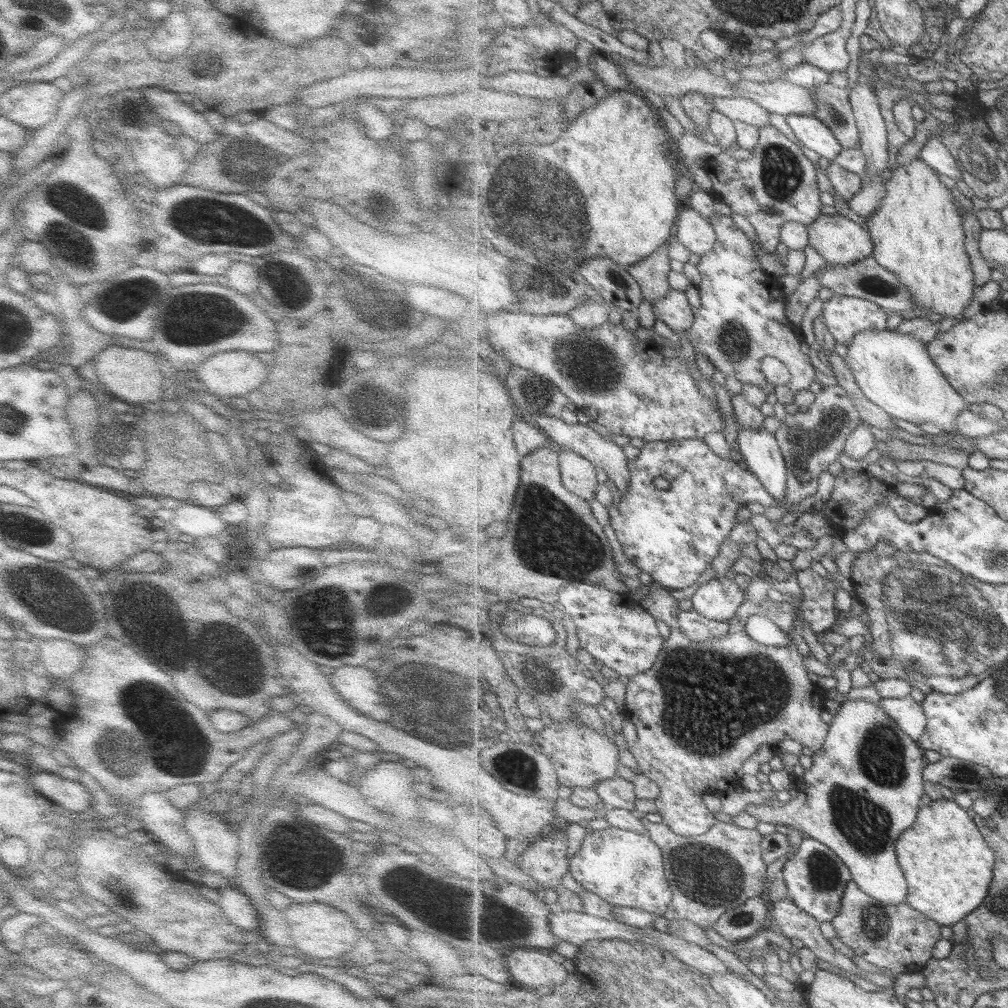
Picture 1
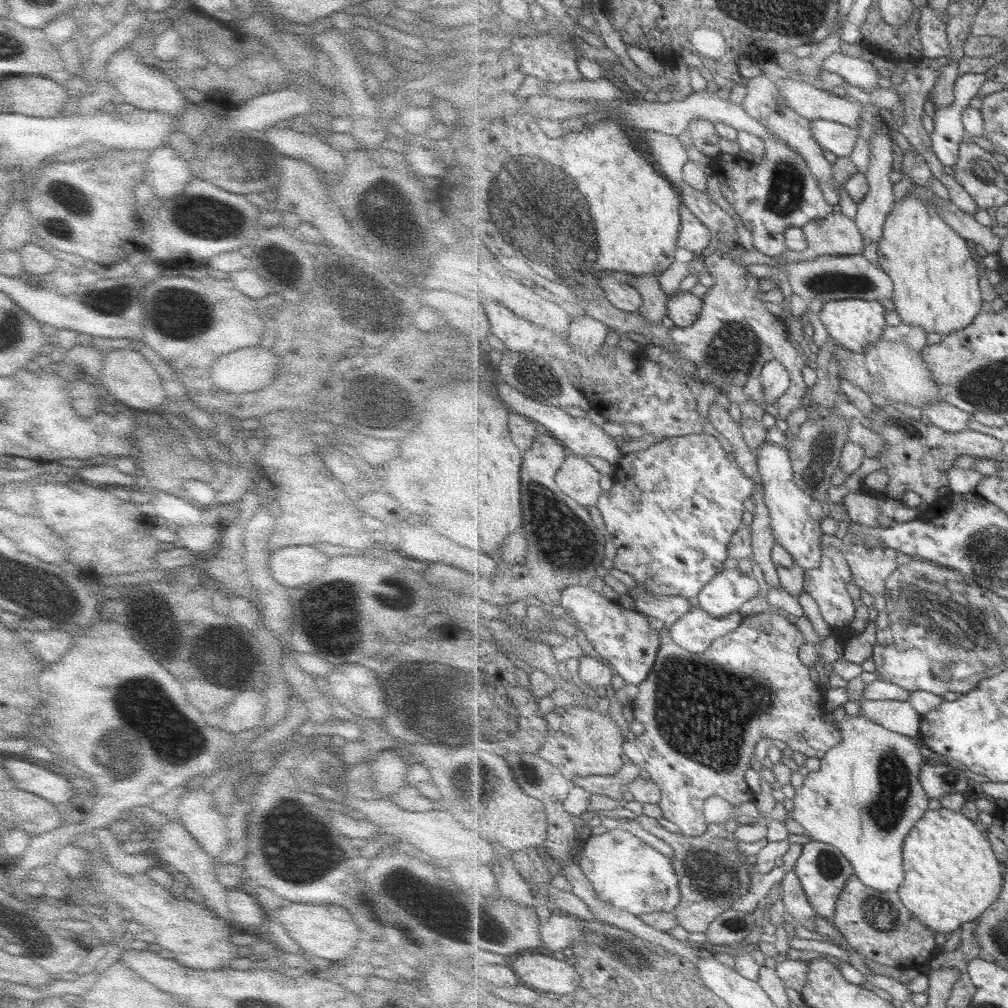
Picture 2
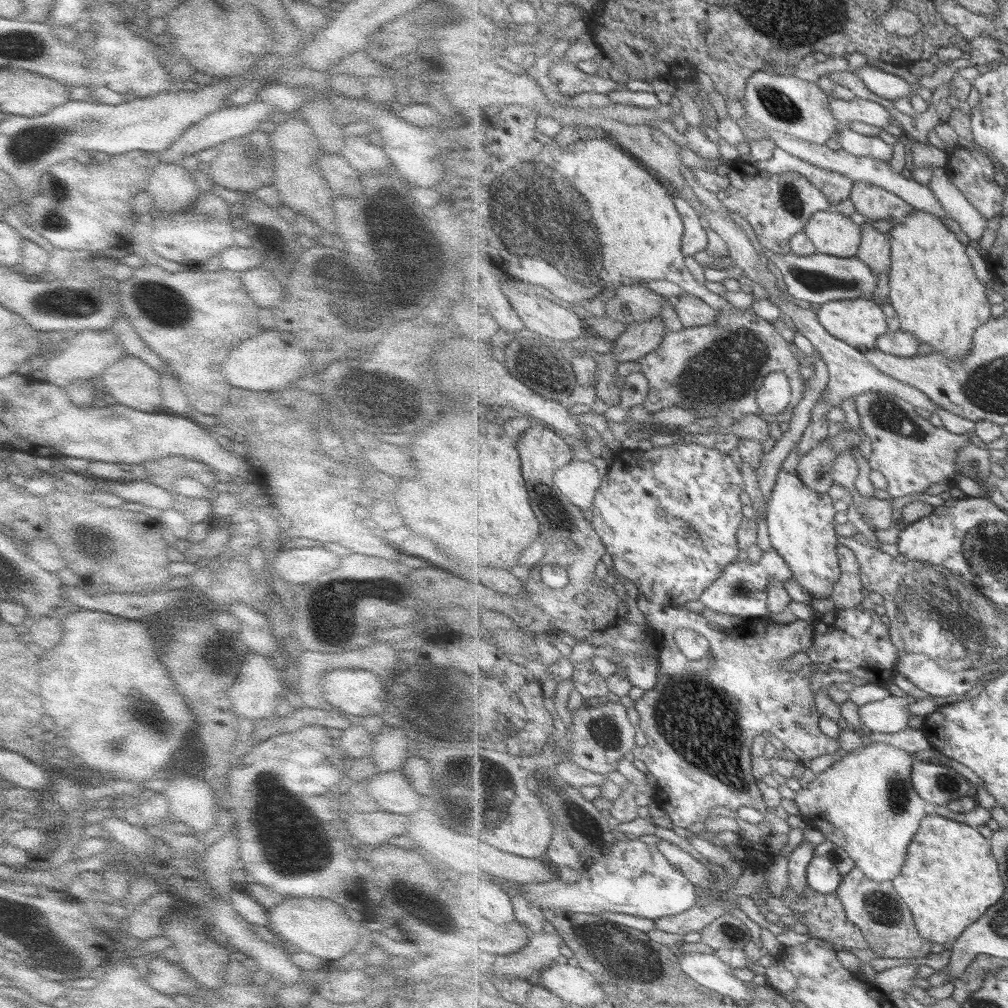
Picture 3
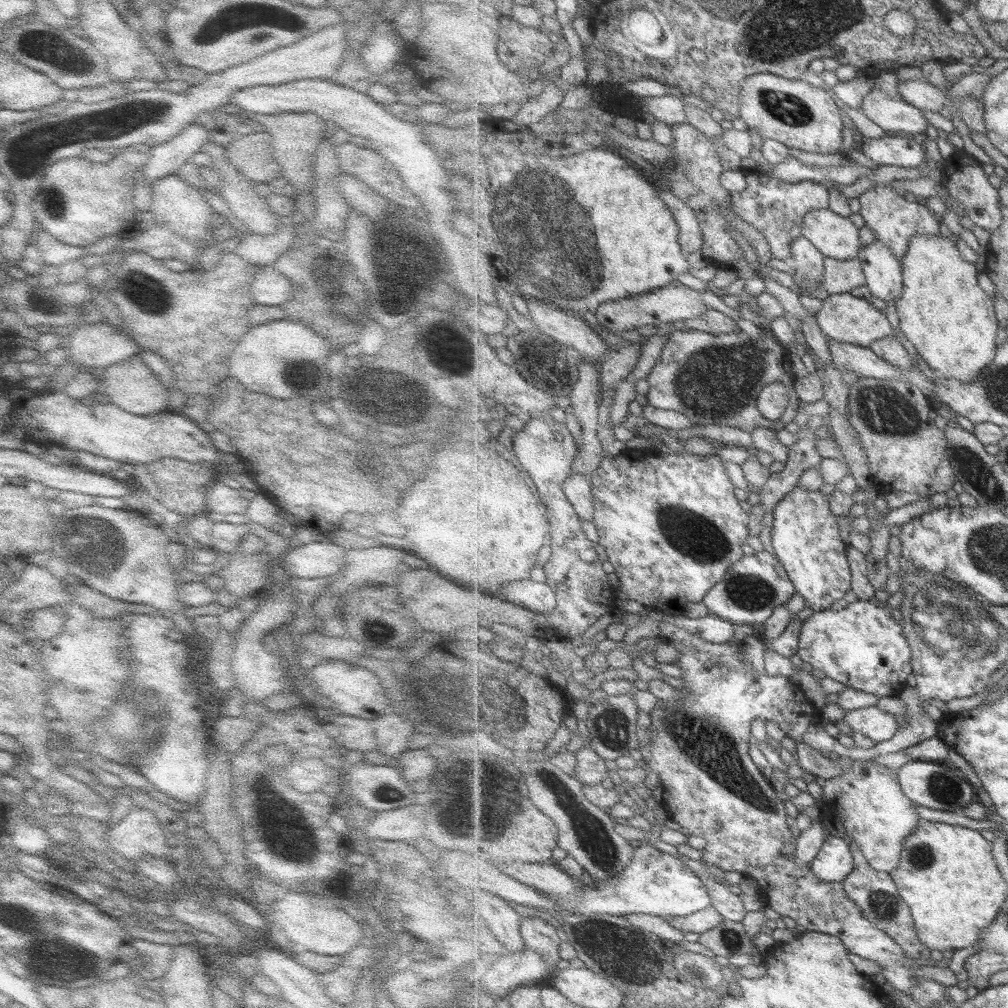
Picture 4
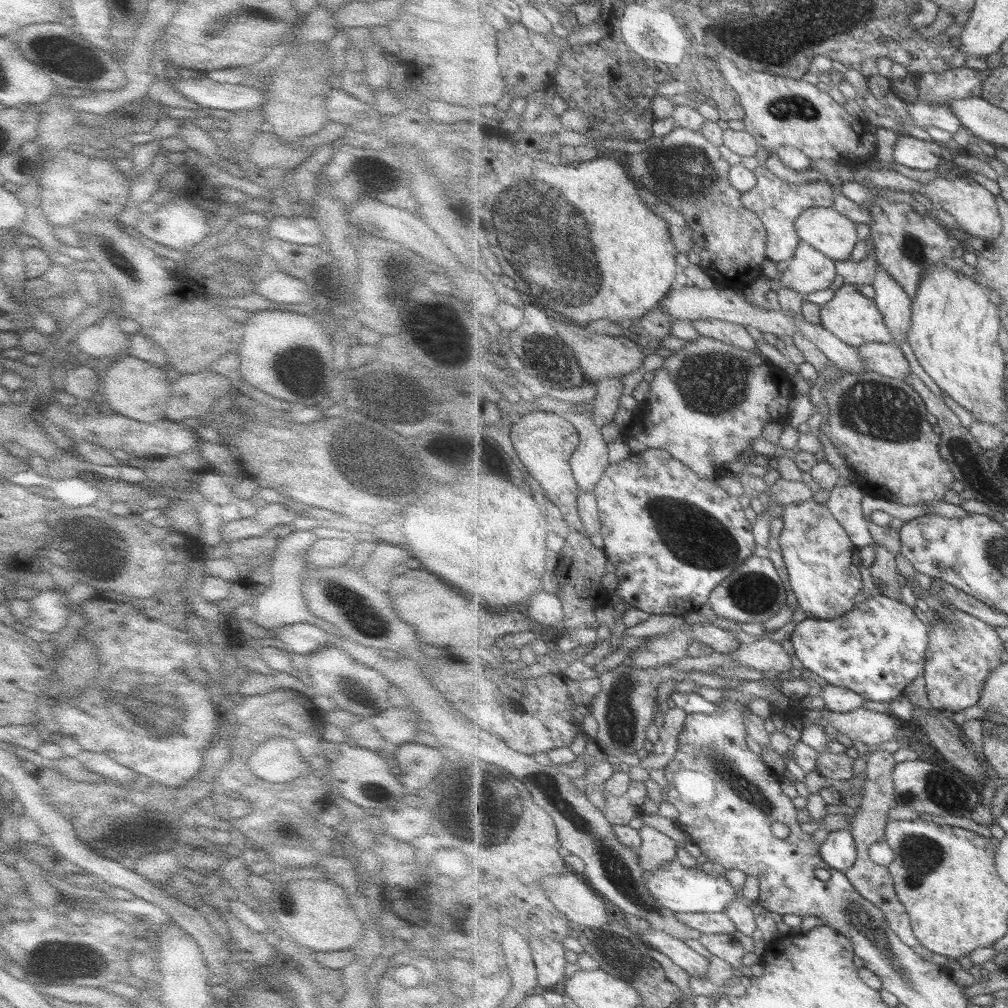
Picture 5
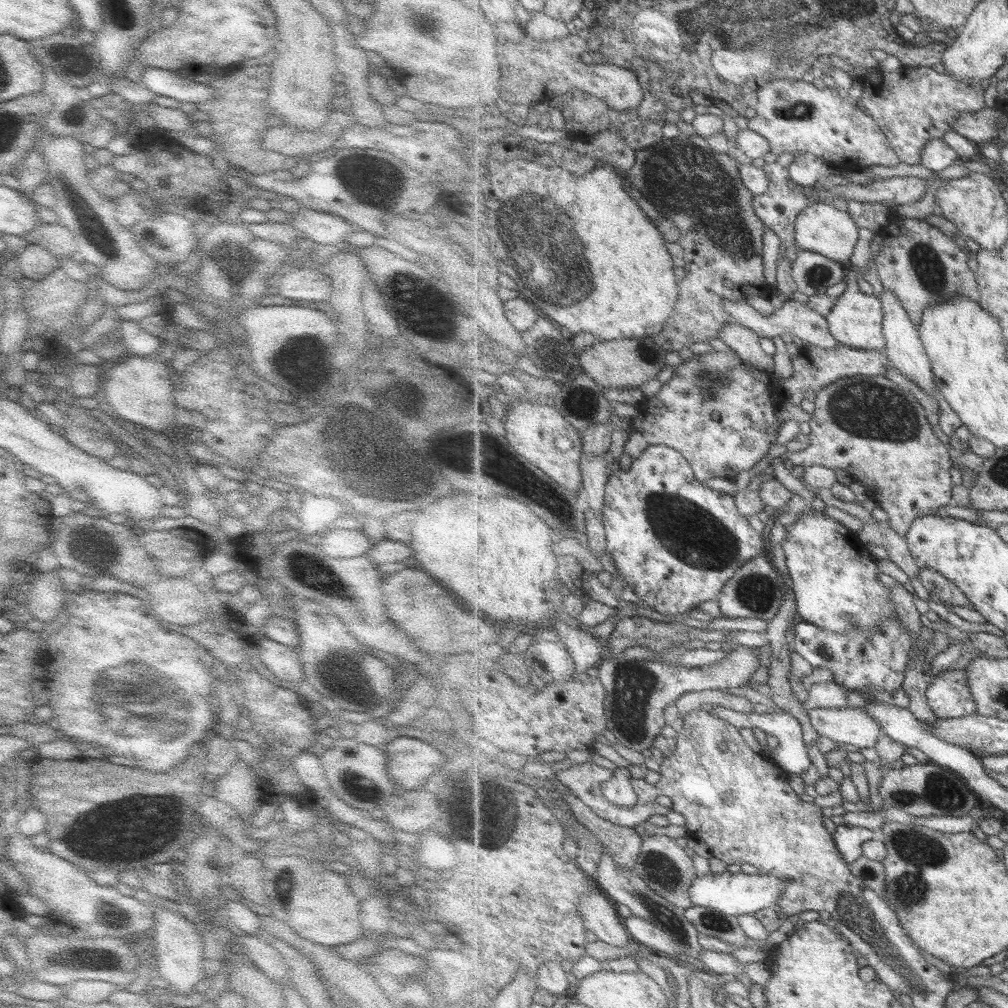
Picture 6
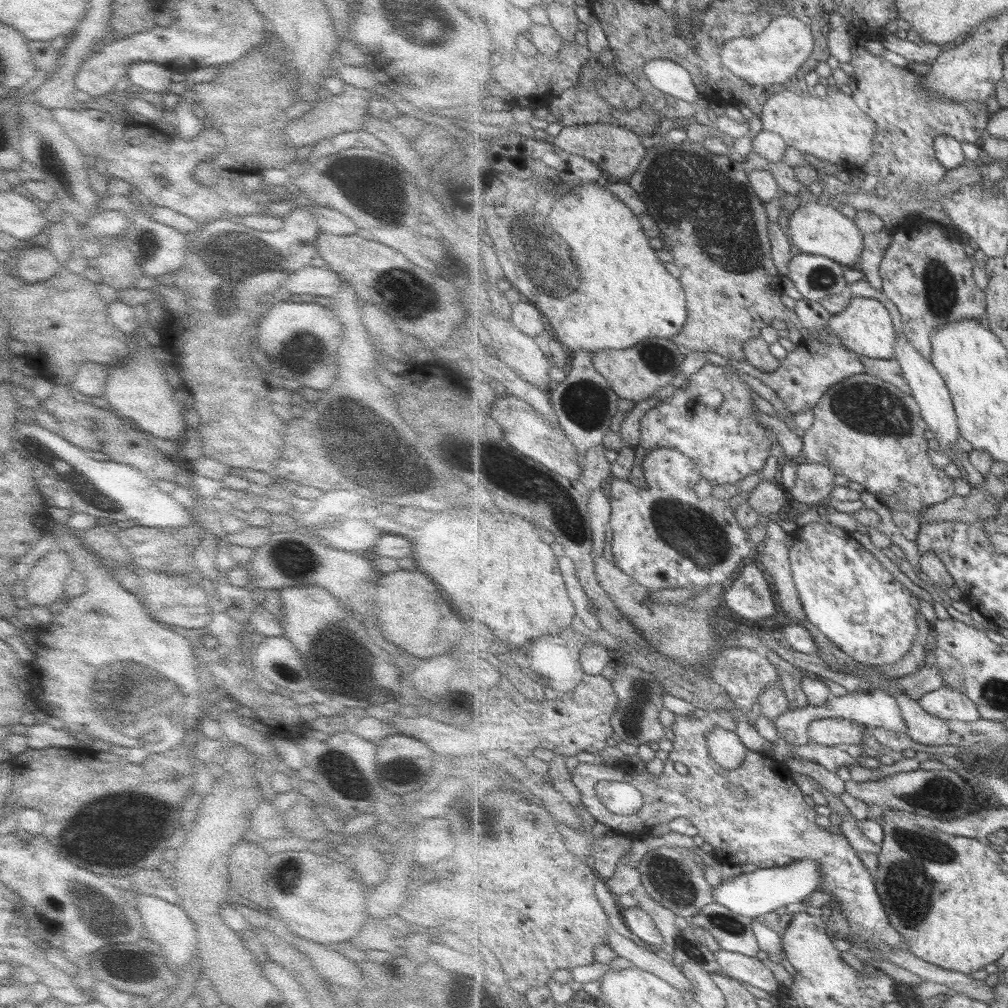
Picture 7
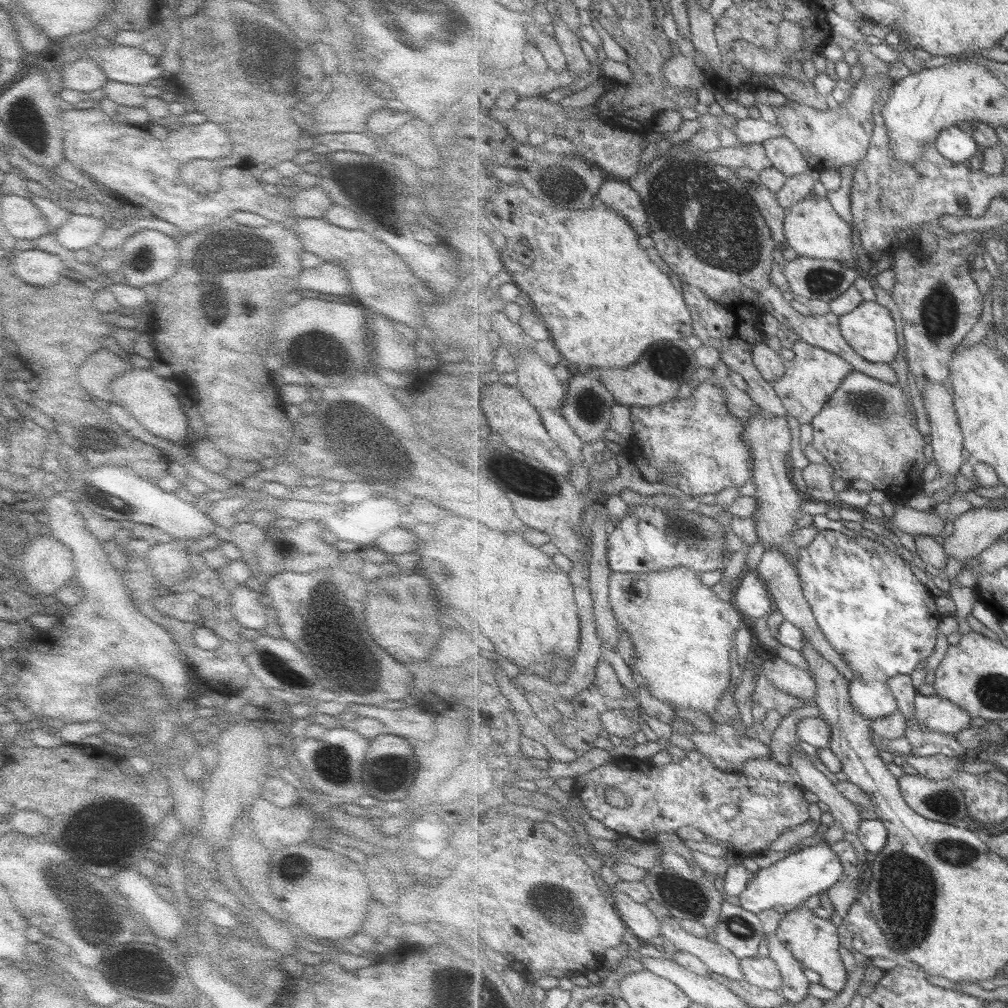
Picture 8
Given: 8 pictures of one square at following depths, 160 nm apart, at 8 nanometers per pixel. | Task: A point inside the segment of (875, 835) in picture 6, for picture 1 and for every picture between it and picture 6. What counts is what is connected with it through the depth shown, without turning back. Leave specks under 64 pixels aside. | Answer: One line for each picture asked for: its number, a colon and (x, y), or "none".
1: (816, 878)
2: (823, 869)
3: (831, 862)
4: (835, 860)
5: (839, 849)

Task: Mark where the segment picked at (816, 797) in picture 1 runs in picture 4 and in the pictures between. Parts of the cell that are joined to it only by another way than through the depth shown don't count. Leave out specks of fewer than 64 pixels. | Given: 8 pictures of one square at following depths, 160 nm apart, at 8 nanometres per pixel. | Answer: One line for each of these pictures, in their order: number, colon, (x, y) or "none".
2: (865, 799)
3: (866, 803)
4: (877, 816)

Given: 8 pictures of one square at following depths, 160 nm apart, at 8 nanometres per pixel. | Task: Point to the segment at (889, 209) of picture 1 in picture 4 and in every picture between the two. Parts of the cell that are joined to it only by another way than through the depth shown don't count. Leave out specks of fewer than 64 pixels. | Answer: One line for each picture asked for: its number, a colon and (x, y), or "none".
2: (936, 280)
3: (933, 287)
4: (950, 320)

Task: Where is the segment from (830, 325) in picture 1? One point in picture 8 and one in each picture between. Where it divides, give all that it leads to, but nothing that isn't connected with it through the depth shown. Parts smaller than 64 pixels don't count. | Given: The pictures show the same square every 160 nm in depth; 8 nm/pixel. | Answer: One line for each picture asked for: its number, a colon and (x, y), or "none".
2: (856, 324)
3: (858, 322)
4: (844, 318)
5: (855, 318)
6: (857, 320)
7: (866, 327)
8: (870, 329)

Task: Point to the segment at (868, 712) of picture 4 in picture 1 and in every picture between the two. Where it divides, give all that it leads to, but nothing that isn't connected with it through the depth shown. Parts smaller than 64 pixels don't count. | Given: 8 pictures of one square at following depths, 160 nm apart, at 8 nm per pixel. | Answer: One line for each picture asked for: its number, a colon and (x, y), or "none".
1: (909, 714)
2: (901, 716)
3: (890, 715)

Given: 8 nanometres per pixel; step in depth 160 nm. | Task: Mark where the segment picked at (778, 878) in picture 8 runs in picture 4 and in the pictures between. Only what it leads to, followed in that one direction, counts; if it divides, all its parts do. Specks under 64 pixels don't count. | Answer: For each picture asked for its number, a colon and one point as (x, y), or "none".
4: (661, 884)
5: (682, 889)
6: (736, 894)
7: (762, 891)

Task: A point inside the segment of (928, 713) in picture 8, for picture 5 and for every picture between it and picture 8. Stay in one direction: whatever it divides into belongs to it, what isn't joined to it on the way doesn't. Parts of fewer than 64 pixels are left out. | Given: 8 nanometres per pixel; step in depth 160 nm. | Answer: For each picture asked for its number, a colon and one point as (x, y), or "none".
5: (963, 651)
6: (950, 697)
7: (948, 703)

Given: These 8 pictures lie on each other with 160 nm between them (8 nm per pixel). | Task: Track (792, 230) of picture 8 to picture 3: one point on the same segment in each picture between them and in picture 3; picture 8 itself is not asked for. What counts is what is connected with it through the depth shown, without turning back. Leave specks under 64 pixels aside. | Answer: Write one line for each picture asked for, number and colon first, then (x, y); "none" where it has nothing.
3: (832, 233)
4: (837, 237)
5: (832, 233)
6: (821, 228)
7: (817, 227)

